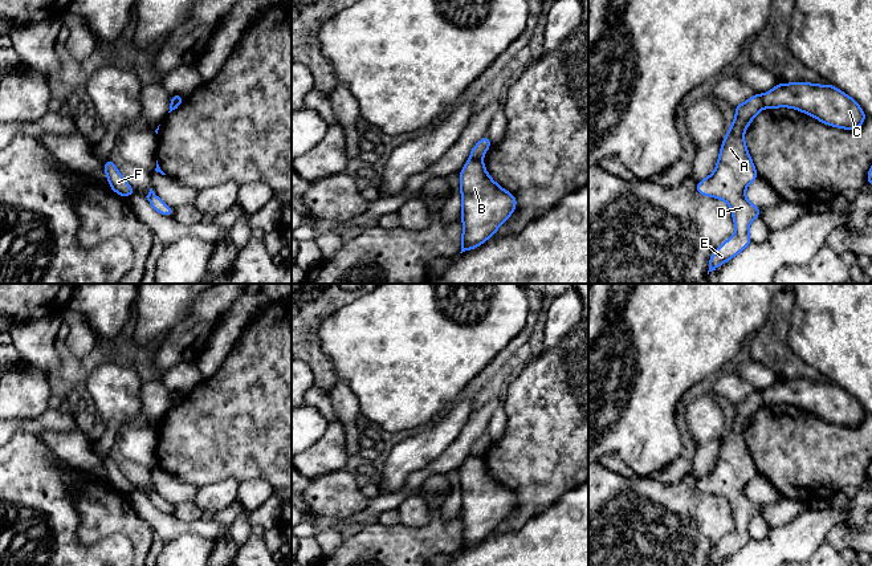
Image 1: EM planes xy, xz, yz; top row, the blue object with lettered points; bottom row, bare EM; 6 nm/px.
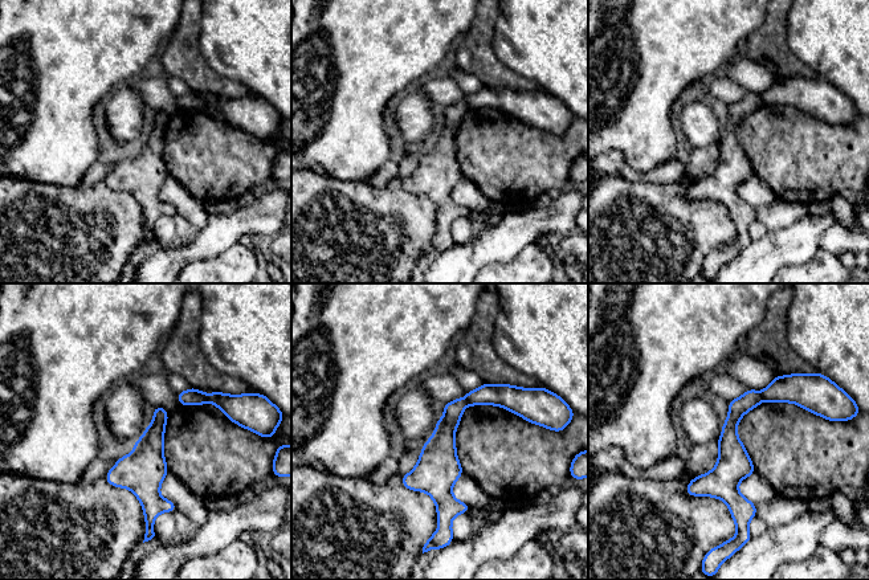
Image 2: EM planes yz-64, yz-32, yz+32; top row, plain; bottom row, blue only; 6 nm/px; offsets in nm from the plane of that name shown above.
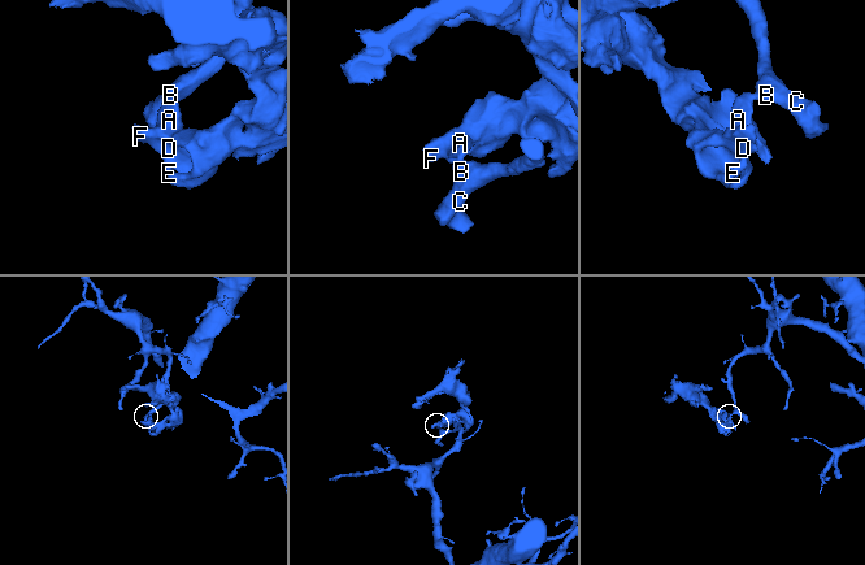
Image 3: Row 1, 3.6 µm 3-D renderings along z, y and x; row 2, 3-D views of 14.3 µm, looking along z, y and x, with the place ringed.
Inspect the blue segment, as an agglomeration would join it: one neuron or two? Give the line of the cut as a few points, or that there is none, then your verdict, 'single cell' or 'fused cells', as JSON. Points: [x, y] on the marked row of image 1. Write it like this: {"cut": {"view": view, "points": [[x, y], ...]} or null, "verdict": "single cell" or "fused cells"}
{"cut": {"view": "xz", "points": [[469, 159], [480, 161]]}, "verdict": "fused cells"}

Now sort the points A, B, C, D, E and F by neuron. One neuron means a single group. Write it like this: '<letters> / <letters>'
A D E F / B C

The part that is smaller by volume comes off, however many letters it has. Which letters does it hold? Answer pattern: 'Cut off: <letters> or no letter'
Cut off: A, D, E, F

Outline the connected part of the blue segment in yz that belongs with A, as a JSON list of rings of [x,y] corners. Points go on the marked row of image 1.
[[[757,93],[743,103],[734,106],[736,118],[721,143],[717,166],[710,176],[697,182],[697,194],[721,199],[729,204],[736,225],[734,235],[712,253],[708,274],[753,243],[749,236],[749,225],[761,216],[762,208],[753,205],[746,199],[745,190],[759,175],[749,155],[743,134],[763,107],[762,95]]]

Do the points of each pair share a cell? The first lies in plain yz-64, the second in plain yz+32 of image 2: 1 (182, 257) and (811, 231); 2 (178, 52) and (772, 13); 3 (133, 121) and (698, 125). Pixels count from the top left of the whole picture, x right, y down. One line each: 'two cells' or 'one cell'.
1: one cell
2: one cell
3: one cell

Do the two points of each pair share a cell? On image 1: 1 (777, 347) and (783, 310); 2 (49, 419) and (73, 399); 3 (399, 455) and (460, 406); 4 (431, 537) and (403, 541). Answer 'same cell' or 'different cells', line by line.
1: same cell
2: different cells
3: same cell
4: same cell

